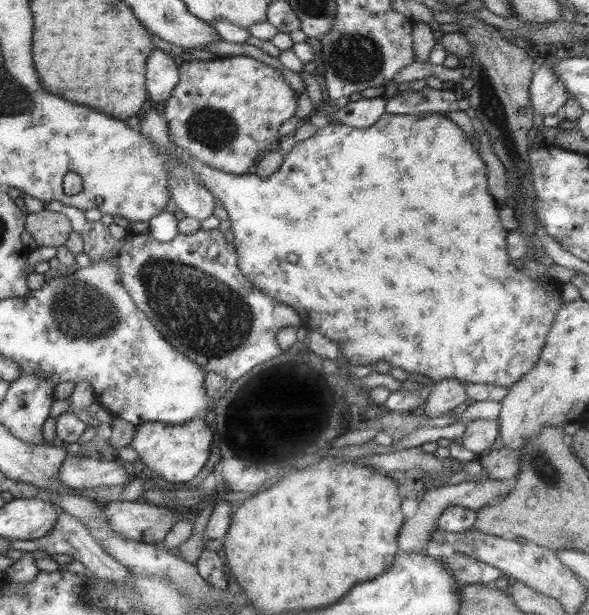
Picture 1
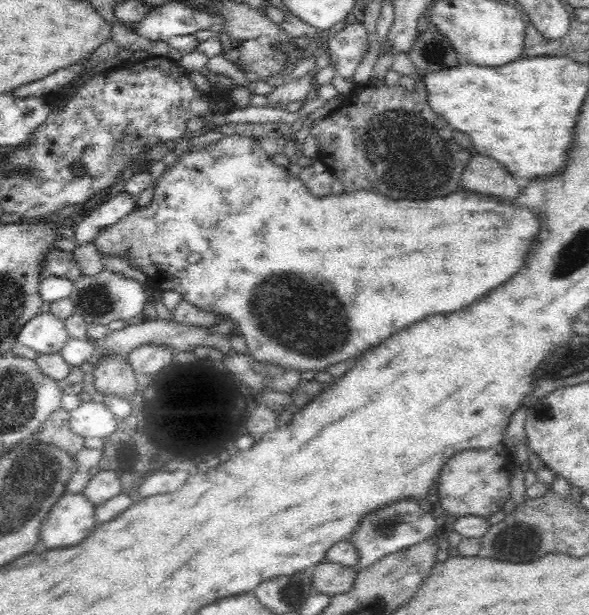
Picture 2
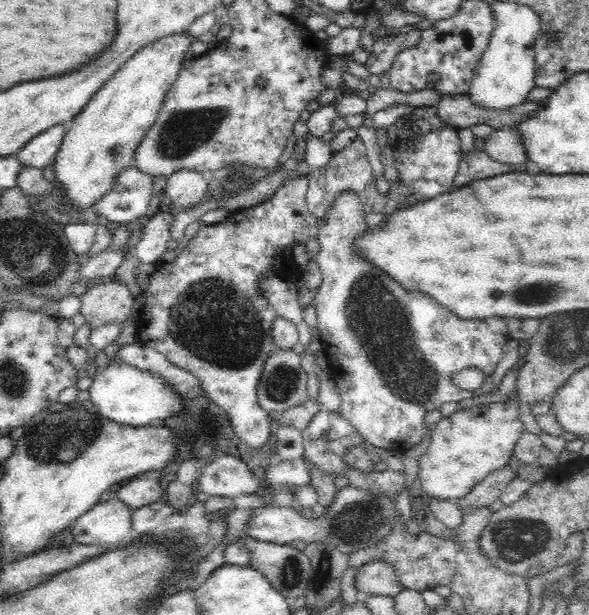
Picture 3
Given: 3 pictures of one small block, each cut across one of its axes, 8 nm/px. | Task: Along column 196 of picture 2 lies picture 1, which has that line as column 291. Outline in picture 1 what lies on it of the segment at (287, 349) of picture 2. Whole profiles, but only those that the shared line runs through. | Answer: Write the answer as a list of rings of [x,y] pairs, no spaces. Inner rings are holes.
[[[384,112],[375,124],[367,128],[355,128],[329,121],[317,129],[311,137],[297,141],[284,155],[279,168],[267,178],[257,177],[252,170],[235,176],[213,170],[196,160],[191,160],[190,163],[196,179],[211,192],[217,202],[222,204],[228,214],[230,229],[234,234],[232,243],[237,255],[237,269],[241,277],[263,295],[293,308],[303,329],[315,330],[330,342],[339,345],[339,355],[349,364],[353,366],[368,364],[373,367],[376,362],[385,360],[391,366],[407,372],[410,380],[423,380],[431,384],[443,379],[455,379],[465,384],[492,384],[508,388],[537,362],[555,311],[563,304],[562,284],[552,282],[541,285],[539,280],[526,277],[520,270],[510,265],[510,258],[505,254],[505,242],[503,242],[505,230],[499,224],[495,202],[493,198],[489,198],[487,192],[485,164],[481,162],[481,158],[477,158],[477,152],[473,150],[465,133],[446,116],[433,112],[429,116],[392,115]]]

